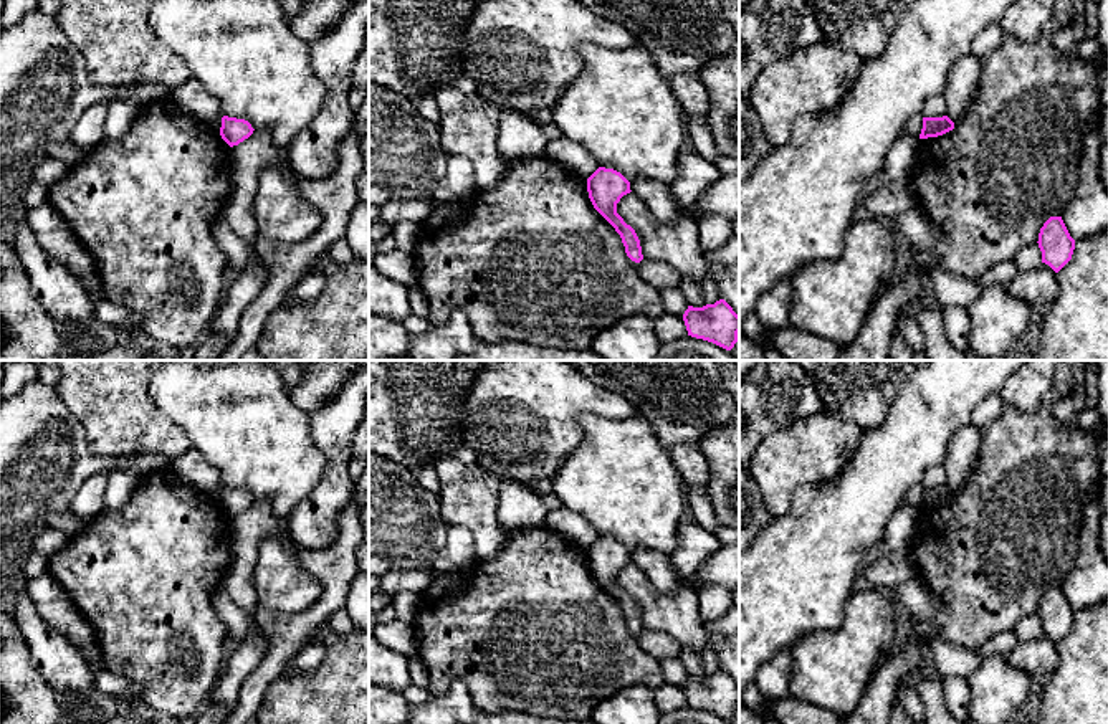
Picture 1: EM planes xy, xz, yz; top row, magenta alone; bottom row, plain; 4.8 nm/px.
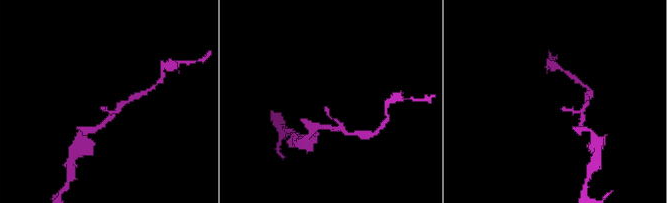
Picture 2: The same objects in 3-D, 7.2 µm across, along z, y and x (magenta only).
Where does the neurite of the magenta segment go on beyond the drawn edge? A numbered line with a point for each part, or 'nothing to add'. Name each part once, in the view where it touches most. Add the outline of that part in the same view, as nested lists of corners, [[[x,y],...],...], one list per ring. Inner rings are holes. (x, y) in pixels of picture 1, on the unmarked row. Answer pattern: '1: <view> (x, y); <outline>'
nothing to add

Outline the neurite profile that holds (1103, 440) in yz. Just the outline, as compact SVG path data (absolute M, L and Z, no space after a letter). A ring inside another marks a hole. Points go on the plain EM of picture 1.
M1108 431L1100 436L1100 494L1101 494L1101 529L1100 547L1108 559Z

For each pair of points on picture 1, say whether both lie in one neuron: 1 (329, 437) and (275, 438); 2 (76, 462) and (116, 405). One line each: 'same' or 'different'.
1: different
2: different

